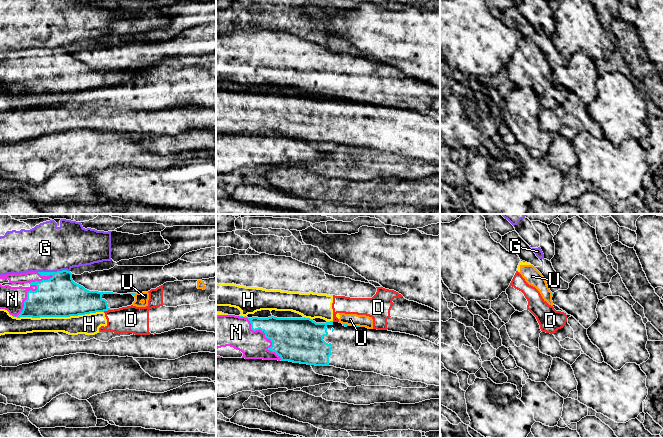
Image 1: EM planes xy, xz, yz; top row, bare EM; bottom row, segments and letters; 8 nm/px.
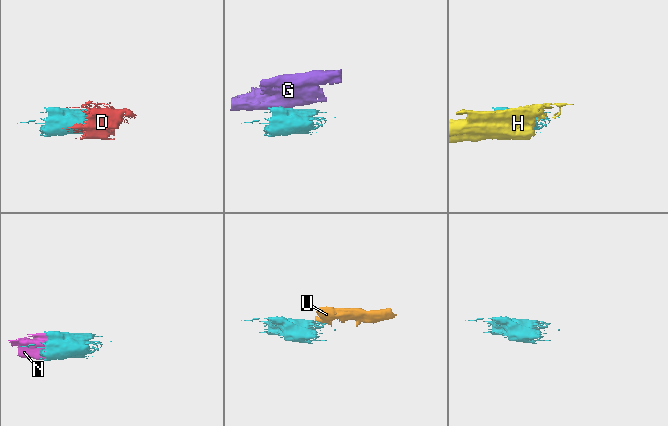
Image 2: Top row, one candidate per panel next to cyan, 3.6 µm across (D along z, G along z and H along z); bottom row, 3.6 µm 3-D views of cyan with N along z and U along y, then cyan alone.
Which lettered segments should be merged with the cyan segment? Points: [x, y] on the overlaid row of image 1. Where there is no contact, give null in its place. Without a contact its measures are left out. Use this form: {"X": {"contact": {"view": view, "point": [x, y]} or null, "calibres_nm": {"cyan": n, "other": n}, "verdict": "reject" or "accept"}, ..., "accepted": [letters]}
{"D": {"contact": {"view": "xy", "point": [108, 309]}, "calibres_nm": {"cyan": 220, "other": 220}, "verdict": "reject"}, "G": {"contact": {"view": "xy", "point": [53, 272]}, "calibres_nm": {"cyan": 320, "other": 380}, "verdict": "reject"}, "H": {"contact": {"view": "xy", "point": [59, 316]}, "calibres_nm": {"cyan": 320, "other": 170}, "verdict": "reject"}, "N": {"contact": {"view": "xy", "point": [34, 291]}, "calibres_nm": {"cyan": 320, "other": 190}, "verdict": "accept"}, "U": {"contact": {"view": "xz", "point": [348, 325]}, "calibres_nm": {"cyan": 20, "other": 100}, "verdict": "reject"}, "accepted": ["N"]}

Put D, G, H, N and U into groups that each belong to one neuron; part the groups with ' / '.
D H U / G / N

